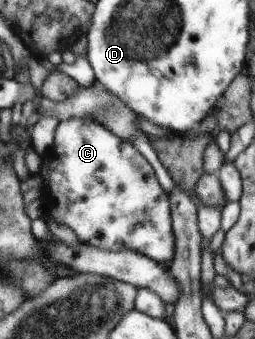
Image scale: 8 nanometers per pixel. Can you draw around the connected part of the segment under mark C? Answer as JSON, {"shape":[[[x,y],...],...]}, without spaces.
{"shape":[[[70,117],[61,120],[54,131],[52,146],[40,156],[48,167],[47,185],[51,193],[40,193],[46,216],[69,227],[78,243],[102,250],[133,250],[169,267],[175,255],[175,234],[172,229],[170,201],[163,191],[151,165],[129,142],[117,137],[109,128],[93,118]]]}

